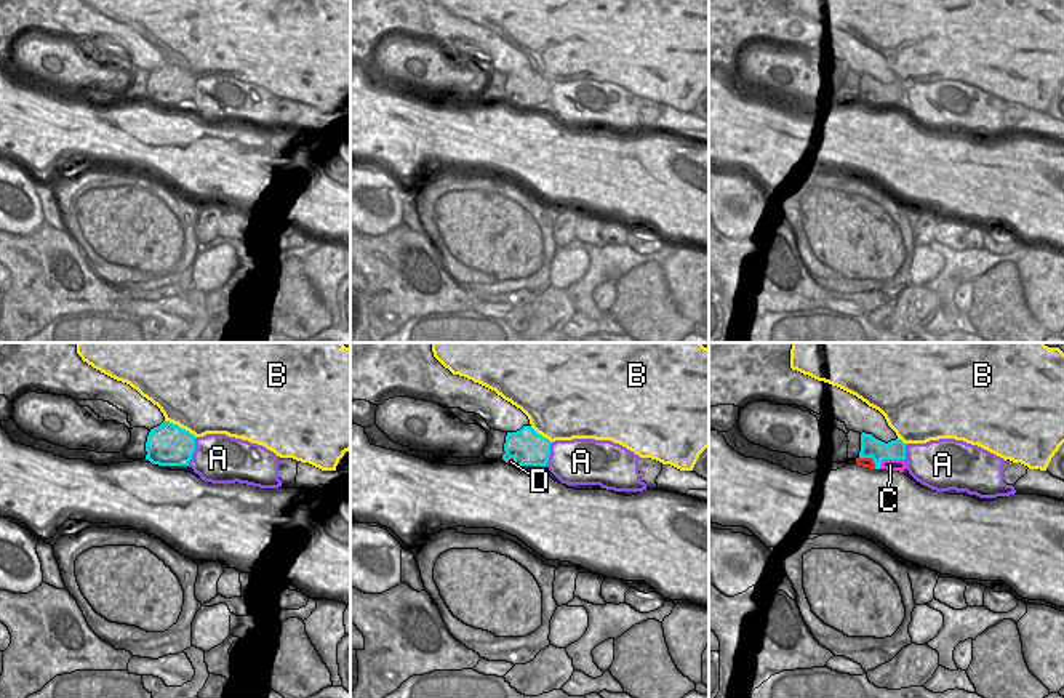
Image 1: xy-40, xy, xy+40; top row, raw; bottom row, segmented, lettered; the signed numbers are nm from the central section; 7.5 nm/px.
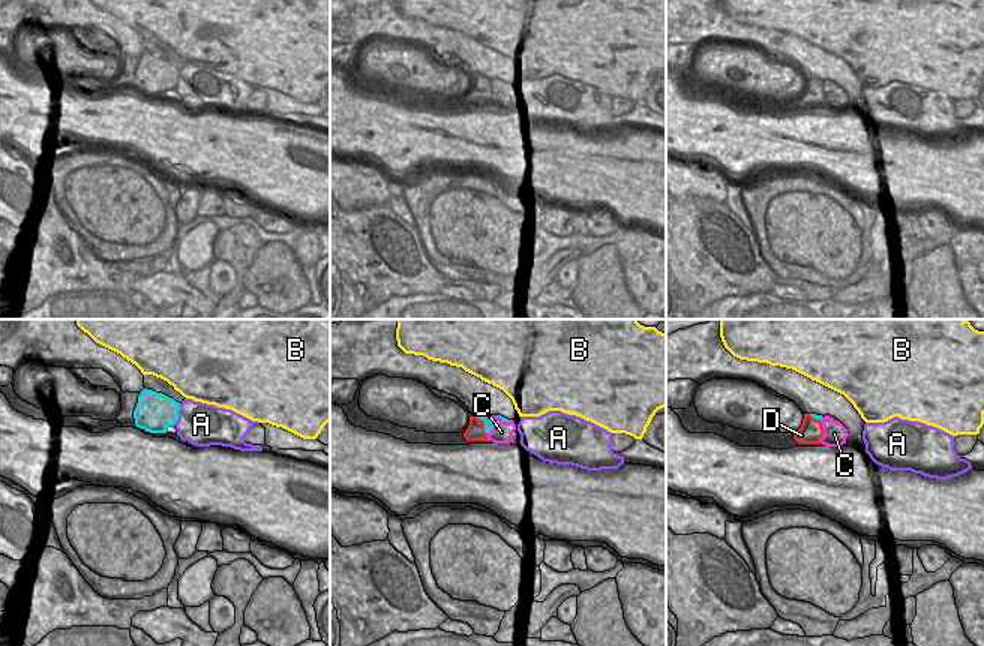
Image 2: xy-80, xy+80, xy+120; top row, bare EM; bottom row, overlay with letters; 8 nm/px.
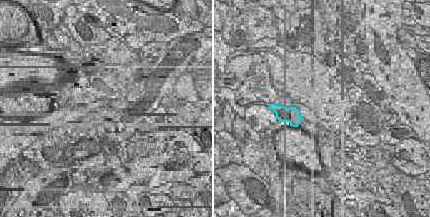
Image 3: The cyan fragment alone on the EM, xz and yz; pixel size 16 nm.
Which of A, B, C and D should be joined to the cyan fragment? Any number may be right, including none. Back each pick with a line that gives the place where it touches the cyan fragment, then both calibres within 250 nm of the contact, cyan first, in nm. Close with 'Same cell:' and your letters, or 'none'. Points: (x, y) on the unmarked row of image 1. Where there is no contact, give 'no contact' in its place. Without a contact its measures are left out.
C: meets cyan in xy+40 at (888, 100); 160 nm thick on the cyan side, 100 nm on the other
Same cell: C

